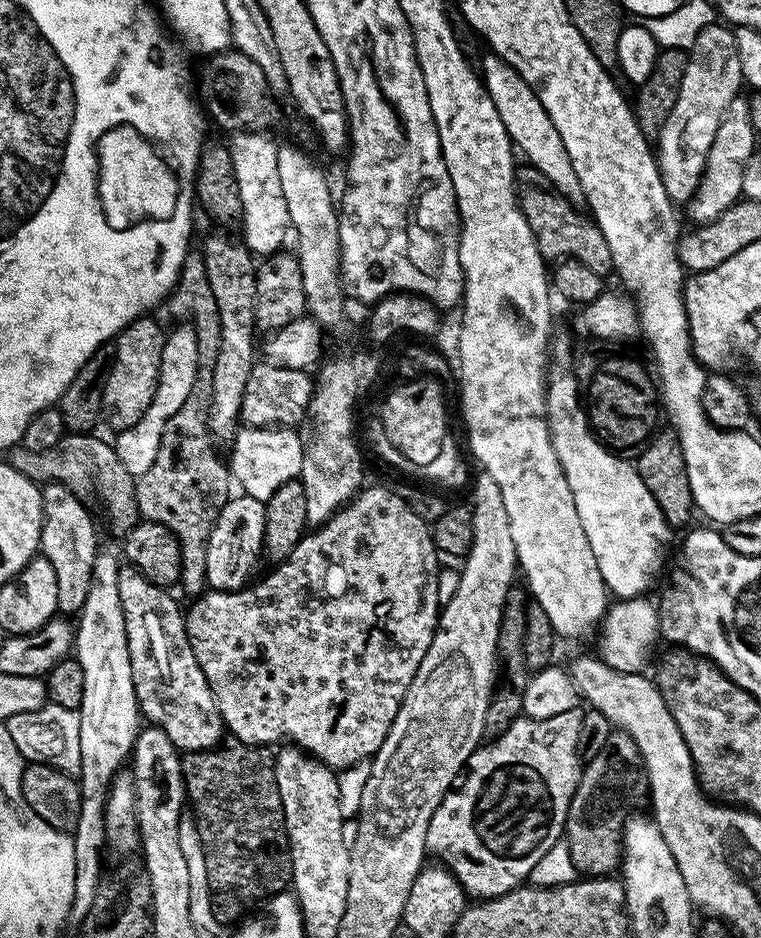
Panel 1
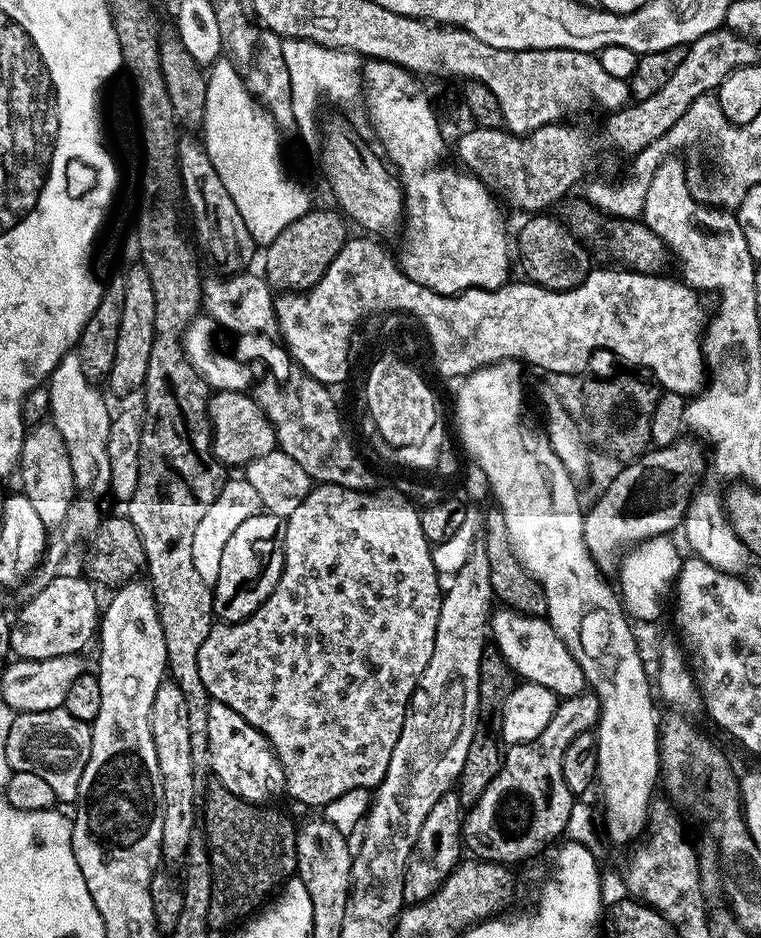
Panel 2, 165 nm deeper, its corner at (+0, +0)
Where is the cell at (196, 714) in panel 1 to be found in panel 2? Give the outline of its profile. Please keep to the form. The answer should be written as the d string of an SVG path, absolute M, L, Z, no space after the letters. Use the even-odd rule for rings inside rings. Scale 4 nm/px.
M212 700L206 718L206 738L208 739L208 767L211 775L230 794L251 804L267 805L271 796L276 796L286 786L280 760L272 751L272 743L257 728L250 726L242 714L234 714L230 706Z

